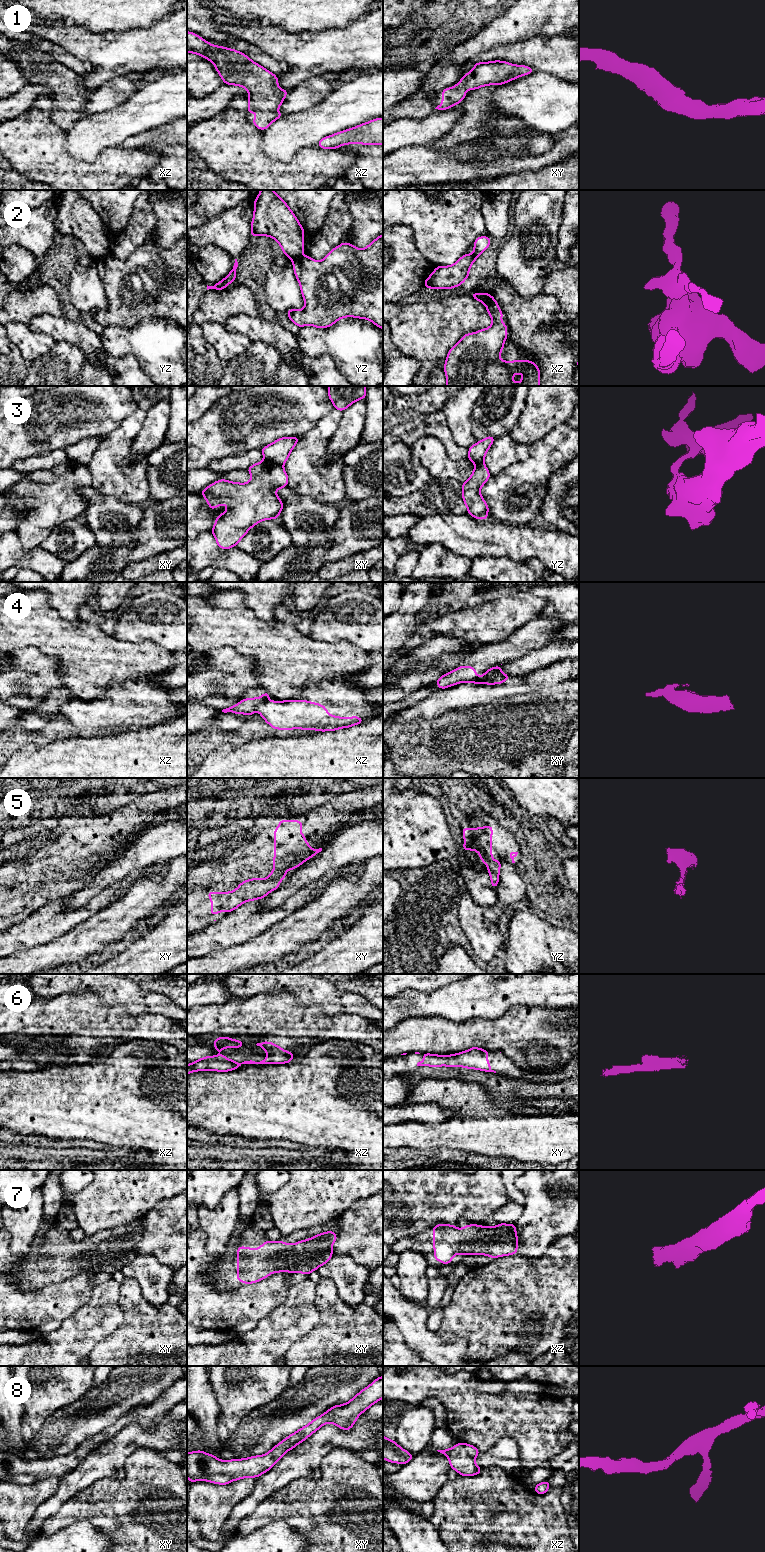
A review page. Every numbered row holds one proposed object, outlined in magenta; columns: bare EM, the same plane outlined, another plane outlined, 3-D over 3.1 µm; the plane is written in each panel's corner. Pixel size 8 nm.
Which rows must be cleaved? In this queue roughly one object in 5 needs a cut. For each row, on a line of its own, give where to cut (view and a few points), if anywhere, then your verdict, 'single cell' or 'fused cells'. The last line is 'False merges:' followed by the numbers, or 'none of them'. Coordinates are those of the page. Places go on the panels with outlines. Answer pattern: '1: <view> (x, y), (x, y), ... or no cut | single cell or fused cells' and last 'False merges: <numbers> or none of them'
1: no cut | single cell
2: yz (302, 255), (293, 260) | fused cells
3: xy (264, 459), (282, 465) | fused cells
4: xy (477, 677), (464, 681) | fused cells
5: no cut | single cell
6: no cut | single cell
7: no cut | single cell
8: no cut | single cell
False merges: 2, 3, 4

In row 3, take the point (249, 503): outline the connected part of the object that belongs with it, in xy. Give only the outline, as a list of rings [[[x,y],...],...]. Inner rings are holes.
[[[264,460],[250,466],[247,471],[251,474],[251,480],[248,483],[230,482],[221,479],[199,492],[205,497],[211,510],[221,504],[227,505],[227,510],[217,516],[211,530],[218,547],[224,550],[236,546],[249,529],[262,520],[278,519],[283,509],[283,501],[275,493],[277,489],[288,486],[288,475],[283,465]]]

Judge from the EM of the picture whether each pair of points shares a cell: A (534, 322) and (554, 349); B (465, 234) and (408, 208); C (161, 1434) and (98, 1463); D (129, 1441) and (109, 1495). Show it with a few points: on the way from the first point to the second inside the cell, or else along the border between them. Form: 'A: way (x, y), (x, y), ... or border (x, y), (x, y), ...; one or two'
A: way (536, 329), (547, 342); one
B: way (451, 225), (442, 225), (422, 213); one
C: way (145, 1438), (130, 1438), (114, 1453); one
D: border (128, 1457), (121, 1477), (102, 1477), (93, 1483); two

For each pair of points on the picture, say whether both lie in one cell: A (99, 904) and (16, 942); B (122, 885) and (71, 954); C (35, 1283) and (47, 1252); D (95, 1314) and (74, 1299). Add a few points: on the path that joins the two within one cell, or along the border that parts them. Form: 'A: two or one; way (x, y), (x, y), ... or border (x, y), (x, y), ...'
A: one; way (78, 916), (62, 923), (37, 924)
B: two; border (125, 891), (87, 919)
C: one; way (35, 1275), (47, 1260)
D: two; border (94, 1287), (92, 1297), (63, 1319)

